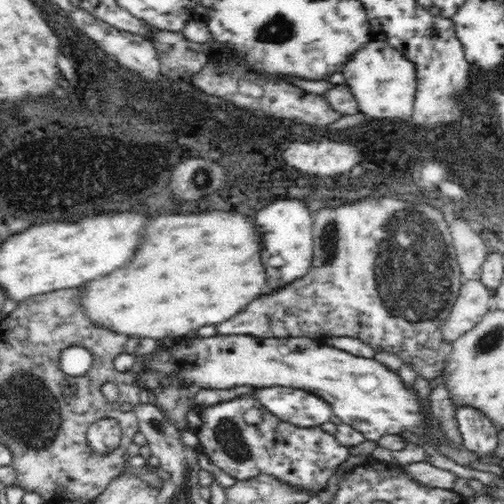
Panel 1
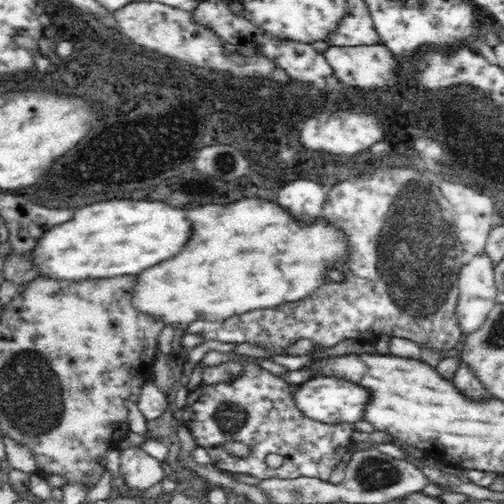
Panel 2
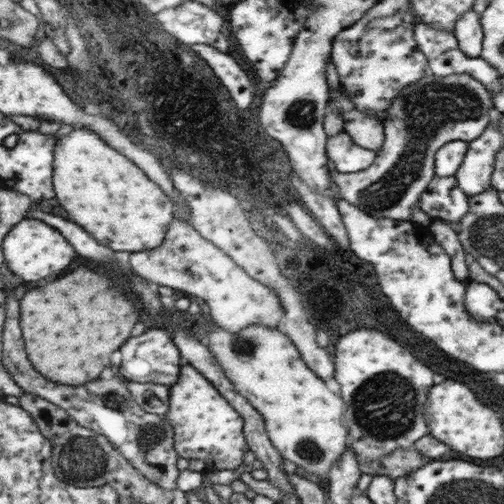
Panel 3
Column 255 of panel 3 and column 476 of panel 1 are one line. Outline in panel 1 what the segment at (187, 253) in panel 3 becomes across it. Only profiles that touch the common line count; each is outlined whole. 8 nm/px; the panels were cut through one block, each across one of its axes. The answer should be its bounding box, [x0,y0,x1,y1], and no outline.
[442,280,490,344]

